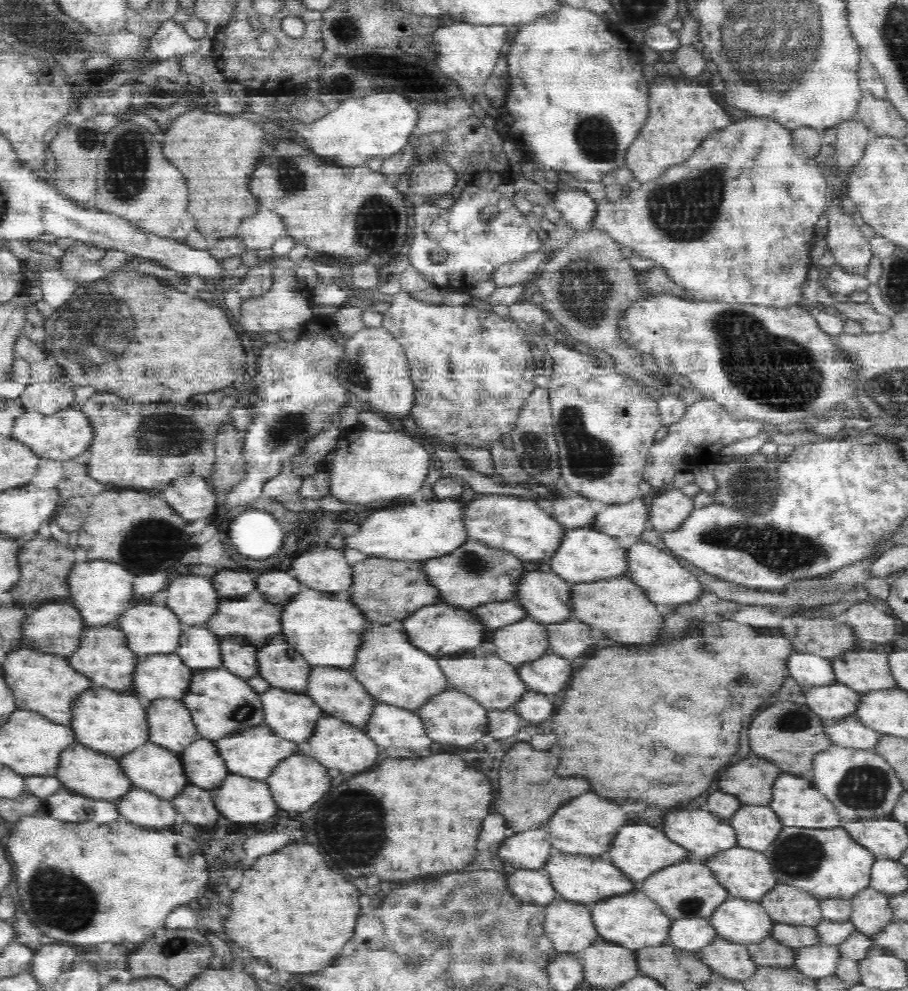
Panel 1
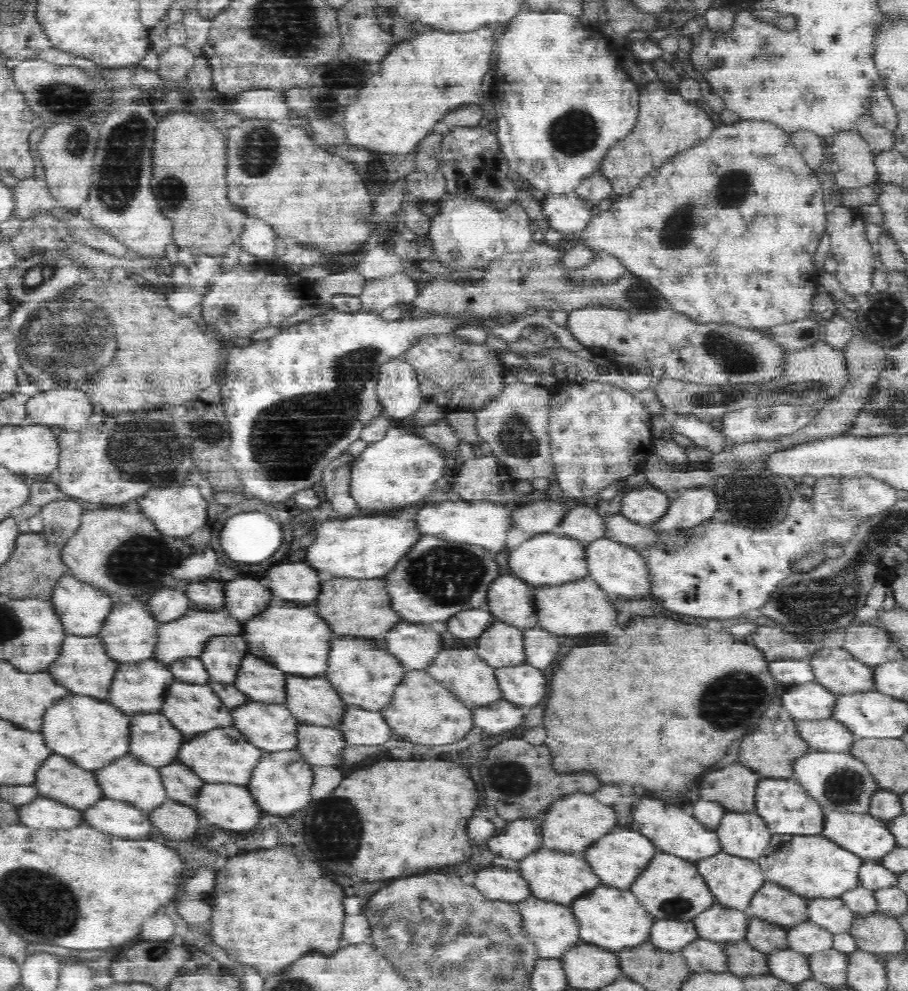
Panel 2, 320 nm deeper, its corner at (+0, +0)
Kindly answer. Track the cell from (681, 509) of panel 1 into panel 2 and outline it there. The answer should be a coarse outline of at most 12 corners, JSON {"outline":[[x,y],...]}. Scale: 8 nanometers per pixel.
{"outline":[[647,485],[622,497],[620,514],[654,525],[669,512],[666,492]]}

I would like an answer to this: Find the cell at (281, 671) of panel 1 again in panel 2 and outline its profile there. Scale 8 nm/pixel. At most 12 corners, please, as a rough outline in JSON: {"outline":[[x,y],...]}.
{"outline":[[248,652],[233,684],[251,701],[285,704],[289,675]]}

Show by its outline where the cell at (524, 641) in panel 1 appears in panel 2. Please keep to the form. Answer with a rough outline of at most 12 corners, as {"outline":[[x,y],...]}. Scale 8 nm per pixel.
{"outline":[[496,620],[477,637],[496,669],[527,662],[525,631]]}

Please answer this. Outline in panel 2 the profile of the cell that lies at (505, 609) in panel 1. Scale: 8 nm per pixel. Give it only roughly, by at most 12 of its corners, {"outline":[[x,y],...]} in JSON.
{"outline":[[485,606],[468,608],[448,619],[457,638],[479,637],[496,616]]}

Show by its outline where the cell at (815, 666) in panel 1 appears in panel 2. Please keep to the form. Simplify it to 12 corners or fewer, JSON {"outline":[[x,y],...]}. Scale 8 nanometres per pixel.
{"outline":[[809,660],[769,663],[771,676],[787,687],[815,681]]}

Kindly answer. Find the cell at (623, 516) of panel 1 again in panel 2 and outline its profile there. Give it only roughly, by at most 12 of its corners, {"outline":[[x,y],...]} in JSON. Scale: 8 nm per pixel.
{"outline":[[574,506],[552,533],[594,542],[607,538],[607,518]]}

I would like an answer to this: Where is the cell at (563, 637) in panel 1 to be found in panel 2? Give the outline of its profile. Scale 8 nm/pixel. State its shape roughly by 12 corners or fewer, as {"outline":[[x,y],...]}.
{"outline":[[525,629],[527,663],[547,668],[560,654],[559,635]]}

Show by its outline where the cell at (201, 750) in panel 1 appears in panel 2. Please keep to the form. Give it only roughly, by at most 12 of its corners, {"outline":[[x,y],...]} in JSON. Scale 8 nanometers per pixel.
{"outline":[[183,762],[160,769],[169,798],[195,807],[205,780]]}

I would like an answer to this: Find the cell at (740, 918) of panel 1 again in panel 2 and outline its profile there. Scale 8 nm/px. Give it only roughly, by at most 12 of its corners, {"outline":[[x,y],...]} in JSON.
{"outline":[[716,902],[693,923],[702,938],[744,941],[752,919],[745,909]]}

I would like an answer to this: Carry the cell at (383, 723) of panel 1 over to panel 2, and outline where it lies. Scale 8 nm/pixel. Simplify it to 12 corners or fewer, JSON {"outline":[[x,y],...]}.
{"outline":[[349,706],[340,729],[349,743],[378,745],[393,728],[381,711]]}

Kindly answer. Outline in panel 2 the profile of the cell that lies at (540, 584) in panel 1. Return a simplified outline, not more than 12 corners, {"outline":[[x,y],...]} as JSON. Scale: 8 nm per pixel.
{"outline":[[508,574],[485,607],[496,620],[537,626],[537,585]]}

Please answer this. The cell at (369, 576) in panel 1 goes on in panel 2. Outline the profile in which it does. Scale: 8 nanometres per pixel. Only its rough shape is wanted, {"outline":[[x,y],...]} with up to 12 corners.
{"outline":[[334,576],[315,602],[338,636],[402,621],[385,577]]}

